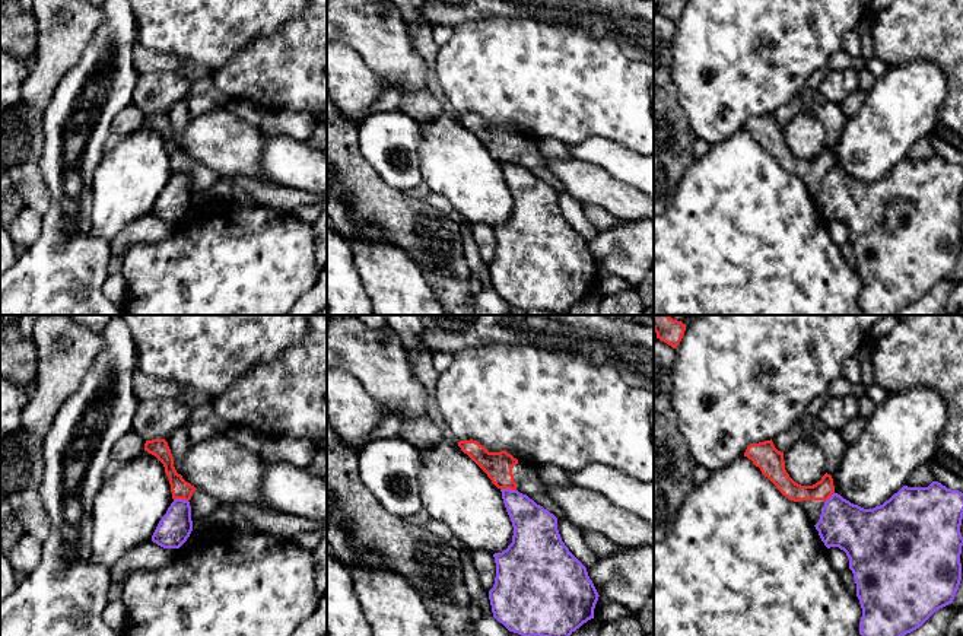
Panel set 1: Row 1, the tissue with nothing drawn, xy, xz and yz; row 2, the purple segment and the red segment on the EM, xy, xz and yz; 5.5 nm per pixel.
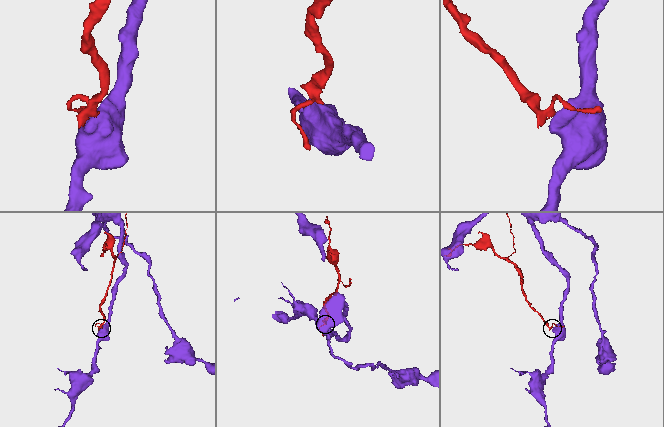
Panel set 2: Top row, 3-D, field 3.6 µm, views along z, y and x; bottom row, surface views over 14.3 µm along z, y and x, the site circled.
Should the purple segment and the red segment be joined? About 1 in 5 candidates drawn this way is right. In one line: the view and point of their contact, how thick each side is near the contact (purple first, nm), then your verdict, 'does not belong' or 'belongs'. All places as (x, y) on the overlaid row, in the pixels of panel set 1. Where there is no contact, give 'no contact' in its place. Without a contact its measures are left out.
xz (508, 489) | 220/160 nm | does not belong

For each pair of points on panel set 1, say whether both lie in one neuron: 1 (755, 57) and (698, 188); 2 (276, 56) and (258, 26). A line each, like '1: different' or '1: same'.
1: different
2: different

